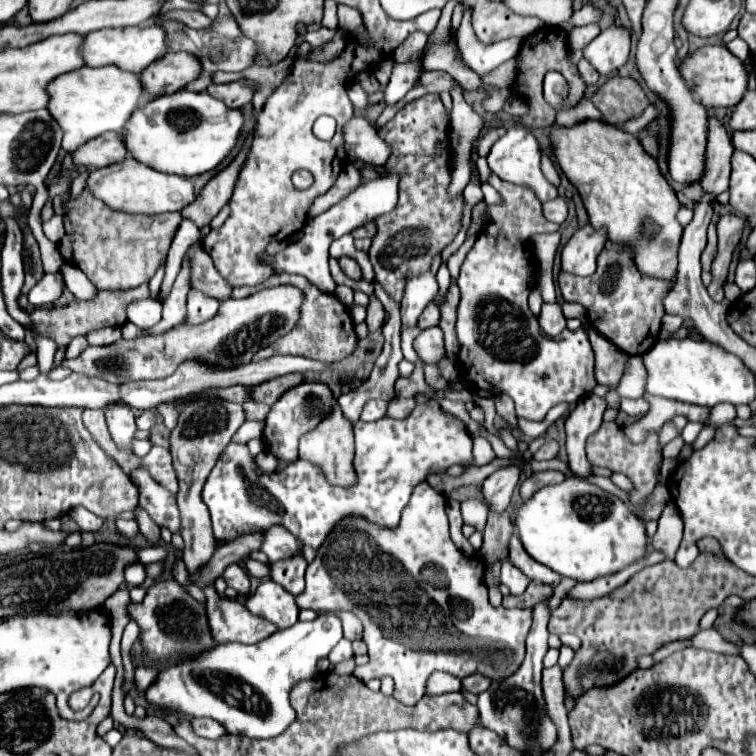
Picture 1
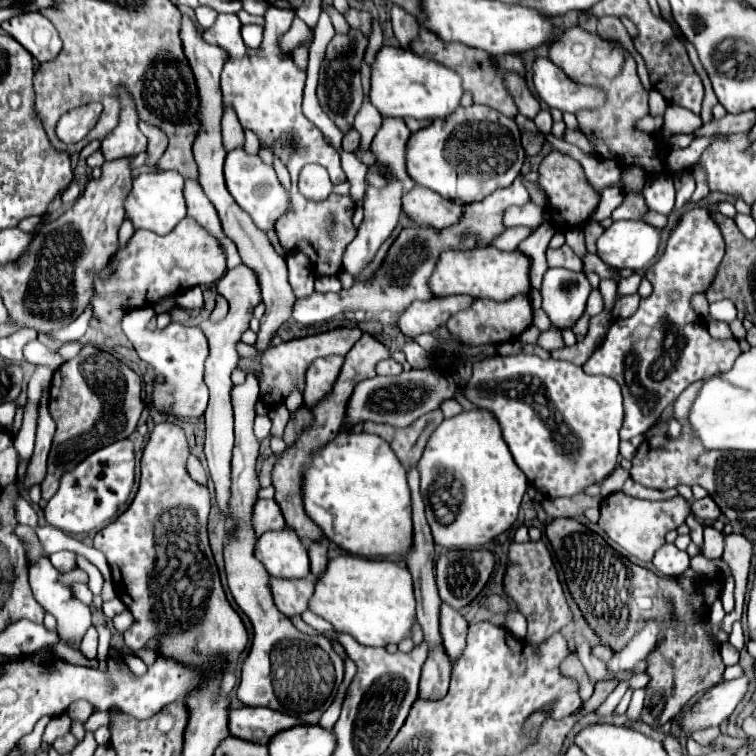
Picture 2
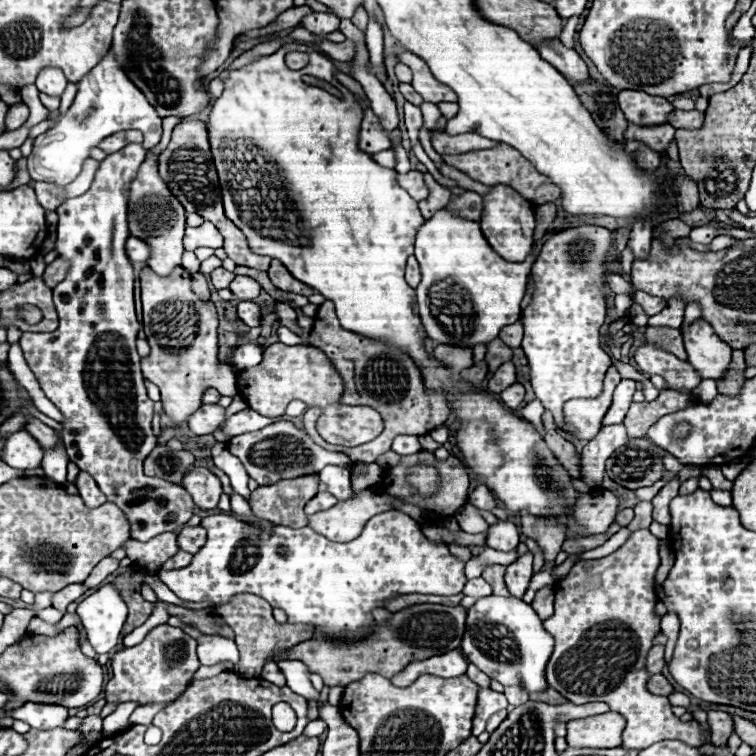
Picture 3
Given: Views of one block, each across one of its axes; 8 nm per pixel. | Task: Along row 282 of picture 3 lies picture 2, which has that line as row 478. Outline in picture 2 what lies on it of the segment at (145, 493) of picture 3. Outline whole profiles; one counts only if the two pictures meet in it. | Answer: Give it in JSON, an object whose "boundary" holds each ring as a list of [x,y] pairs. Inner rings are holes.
{"boundary":[[[118,440],[84,458],[76,468],[64,472],[58,492],[48,500],[44,518],[50,526],[80,536],[104,528],[128,500],[134,486],[134,446],[132,440]]]}

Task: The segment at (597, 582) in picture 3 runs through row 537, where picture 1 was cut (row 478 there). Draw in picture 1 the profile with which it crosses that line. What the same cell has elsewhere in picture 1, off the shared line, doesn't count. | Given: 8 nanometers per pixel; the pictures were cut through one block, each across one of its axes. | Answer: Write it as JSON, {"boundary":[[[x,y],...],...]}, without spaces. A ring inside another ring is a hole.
{"boundary":[[[604,422],[600,426],[600,430],[594,436],[590,436],[590,440],[586,444],[586,452],[588,452],[588,460],[594,466],[606,466],[612,472],[622,472],[634,482],[636,490],[630,494],[632,502],[644,502],[646,496],[654,490],[654,486],[656,486],[656,468],[658,468],[658,462],[662,458],[656,434],[650,436],[650,440],[646,440],[646,444],[630,444],[626,440],[626,436],[622,434],[622,428],[616,422]]]}

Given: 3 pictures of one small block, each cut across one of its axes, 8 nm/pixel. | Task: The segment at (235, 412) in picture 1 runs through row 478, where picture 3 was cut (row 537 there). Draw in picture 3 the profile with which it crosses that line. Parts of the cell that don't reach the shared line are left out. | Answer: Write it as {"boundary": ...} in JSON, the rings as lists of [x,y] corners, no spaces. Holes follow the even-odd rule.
{"boundary":[[[186,526],[178,534],[178,546],[180,550],[186,550],[190,554],[196,554],[206,542],[206,530],[202,526]]]}

